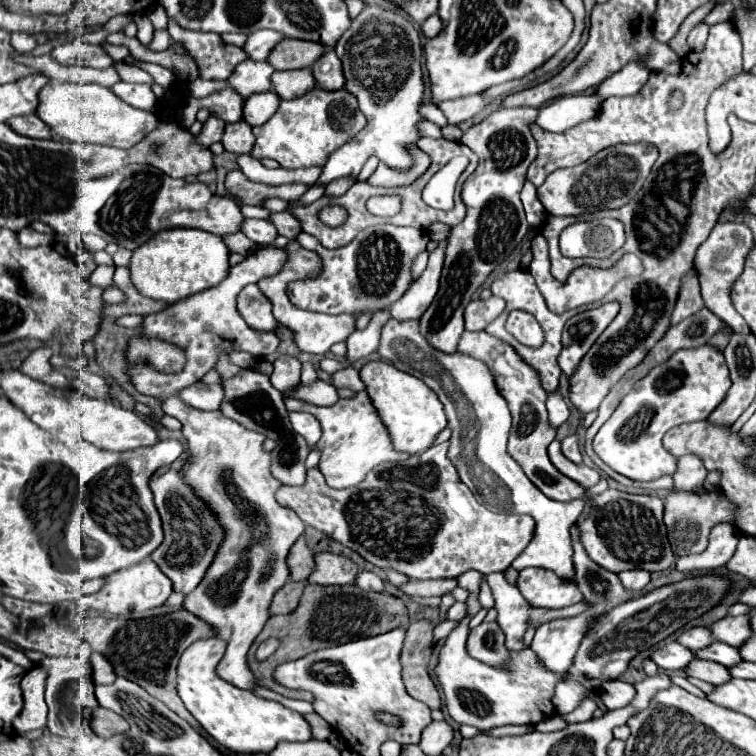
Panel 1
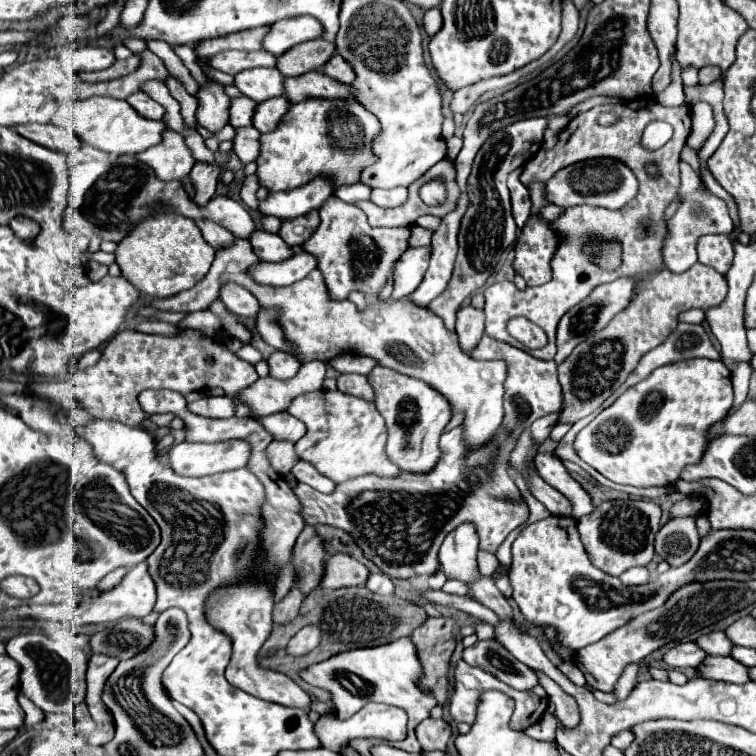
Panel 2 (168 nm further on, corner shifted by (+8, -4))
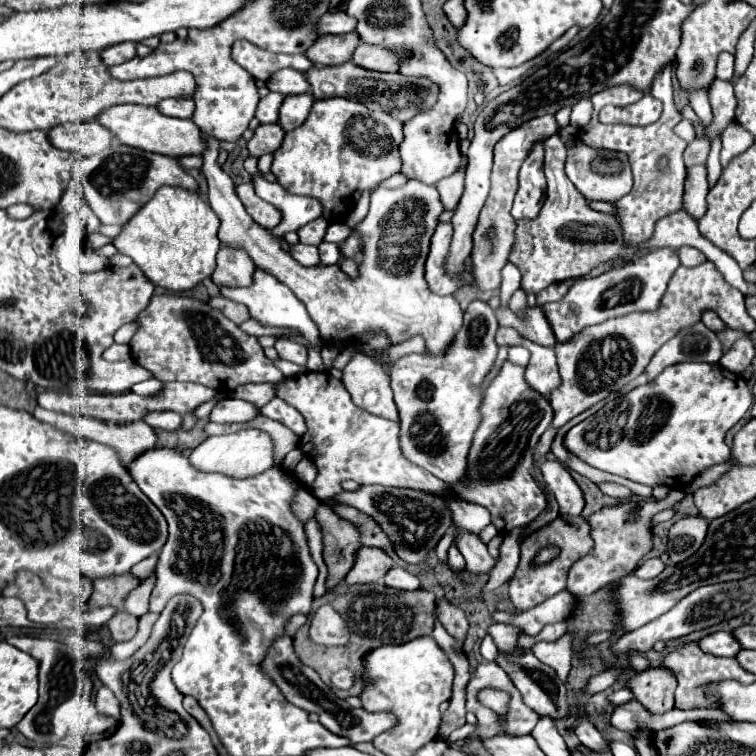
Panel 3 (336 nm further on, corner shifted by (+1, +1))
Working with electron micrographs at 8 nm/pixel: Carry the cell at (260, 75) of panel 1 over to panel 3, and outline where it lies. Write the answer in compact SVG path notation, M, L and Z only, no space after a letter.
M282 68L278 72L274 72L274 76L270 76L270 80L266 82L266 88L272 92L280 92L284 96L288 94L304 94L310 90L310 84L306 82L306 76L298 70L290 70L290 68Z

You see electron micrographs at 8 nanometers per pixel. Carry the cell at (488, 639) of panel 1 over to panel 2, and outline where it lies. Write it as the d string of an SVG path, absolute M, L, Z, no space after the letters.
M477 641L477 645L465 649L463 661L489 671L519 691L531 691L539 685L537 673L517 661L499 641Z

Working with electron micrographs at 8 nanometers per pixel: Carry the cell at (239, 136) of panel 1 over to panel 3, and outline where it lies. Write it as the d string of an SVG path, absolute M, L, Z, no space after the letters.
M260 124L254 130L254 136L248 140L248 152L254 158L262 154L270 154L278 150L278 146L282 144L282 138L284 138L284 130L278 124Z

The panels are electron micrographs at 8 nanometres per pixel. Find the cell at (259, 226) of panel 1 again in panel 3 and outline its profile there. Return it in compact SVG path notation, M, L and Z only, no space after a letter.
M302 242L296 244L296 248L290 248L290 256L294 256L294 260L298 260L298 264L302 266L318 266L318 248L316 246L306 246Z

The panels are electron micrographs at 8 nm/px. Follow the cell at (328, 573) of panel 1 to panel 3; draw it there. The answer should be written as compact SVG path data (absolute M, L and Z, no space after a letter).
M360 546L358 556L354 560L354 568L346 574L346 584L368 584L378 582L386 570L392 566L392 558L378 548Z

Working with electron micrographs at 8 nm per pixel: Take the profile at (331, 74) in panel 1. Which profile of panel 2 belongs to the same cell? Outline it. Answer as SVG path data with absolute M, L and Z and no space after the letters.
M341 55L331 57L331 61L327 61L327 65L321 71L327 73L329 77L335 77L337 81L343 81L343 83L353 83L357 77L355 71L351 69L351 65Z

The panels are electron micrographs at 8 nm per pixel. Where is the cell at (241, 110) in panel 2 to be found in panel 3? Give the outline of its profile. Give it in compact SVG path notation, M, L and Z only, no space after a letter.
M270 92L268 96L264 96L260 102L258 102L258 108L256 108L256 118L264 124L264 122L276 122L278 120L278 108L282 104L282 94L276 94L276 92Z

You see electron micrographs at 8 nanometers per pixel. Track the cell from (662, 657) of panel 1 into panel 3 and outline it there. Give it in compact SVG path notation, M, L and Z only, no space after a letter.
M732 632L708 634L698 642L698 646L702 648L702 652L712 656L736 656L736 652L742 648L732 636Z

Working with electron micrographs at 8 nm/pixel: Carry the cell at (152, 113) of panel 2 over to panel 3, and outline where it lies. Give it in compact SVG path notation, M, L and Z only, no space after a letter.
M170 98L162 100L162 104L156 106L162 114L174 116L174 118L190 118L194 112L194 100L182 100L182 98Z

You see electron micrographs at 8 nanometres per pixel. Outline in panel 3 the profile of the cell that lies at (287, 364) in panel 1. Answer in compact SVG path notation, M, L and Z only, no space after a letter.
M282 338L282 340L276 340L274 348L276 348L276 352L278 352L278 356L280 356L282 360L294 362L294 364L298 364L298 366L306 366L306 358L308 358L306 346Z

